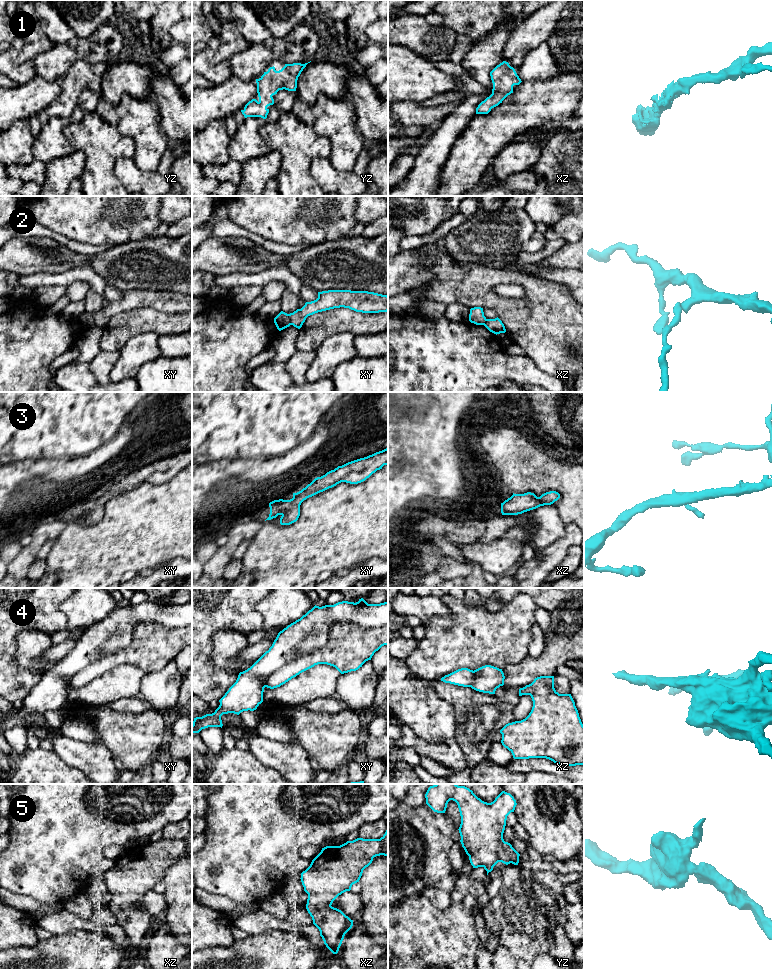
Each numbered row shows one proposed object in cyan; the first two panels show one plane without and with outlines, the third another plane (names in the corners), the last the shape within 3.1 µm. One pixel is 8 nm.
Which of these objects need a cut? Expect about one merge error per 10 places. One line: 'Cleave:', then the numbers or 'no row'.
Cleave: 2, 4

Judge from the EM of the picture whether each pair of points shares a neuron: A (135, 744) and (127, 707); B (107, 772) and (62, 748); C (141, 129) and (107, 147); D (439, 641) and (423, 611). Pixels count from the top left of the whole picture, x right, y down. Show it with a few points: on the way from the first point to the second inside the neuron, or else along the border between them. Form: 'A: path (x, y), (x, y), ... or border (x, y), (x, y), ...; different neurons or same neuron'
A: border (106, 704), (111, 709), (133, 713), (148, 708); different neurons
B: path (96, 763), (91, 758), (73, 752); same neuron
C: border (115, 127), (121, 134), (133, 140), (132, 158); different neurons
D: border (451, 614), (447, 617), (433, 616), (422, 625); different neurons

